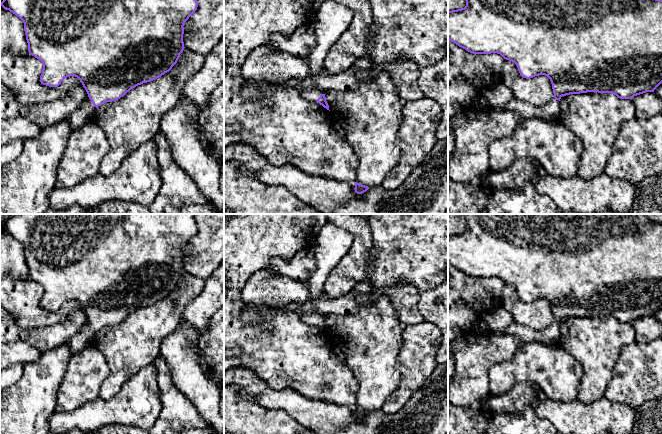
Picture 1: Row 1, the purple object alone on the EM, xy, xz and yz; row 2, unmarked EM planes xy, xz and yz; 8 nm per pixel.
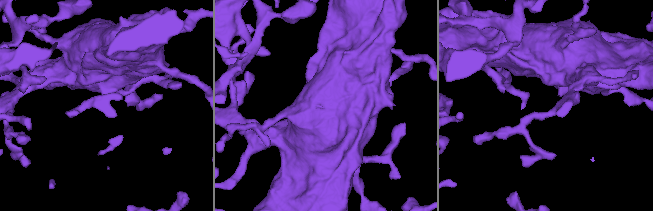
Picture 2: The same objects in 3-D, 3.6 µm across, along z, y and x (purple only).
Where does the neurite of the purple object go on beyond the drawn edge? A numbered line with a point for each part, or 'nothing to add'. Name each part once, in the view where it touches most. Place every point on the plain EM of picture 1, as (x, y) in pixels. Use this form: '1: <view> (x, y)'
1: xy (85, 337)

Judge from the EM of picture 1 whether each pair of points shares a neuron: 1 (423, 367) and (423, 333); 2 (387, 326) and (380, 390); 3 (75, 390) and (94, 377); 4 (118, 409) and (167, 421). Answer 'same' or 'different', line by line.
1: same
2: same
3: same
4: different

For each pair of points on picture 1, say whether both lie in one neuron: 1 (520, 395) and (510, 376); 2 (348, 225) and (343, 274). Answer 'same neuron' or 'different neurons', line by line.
1: different neurons
2: same neuron

